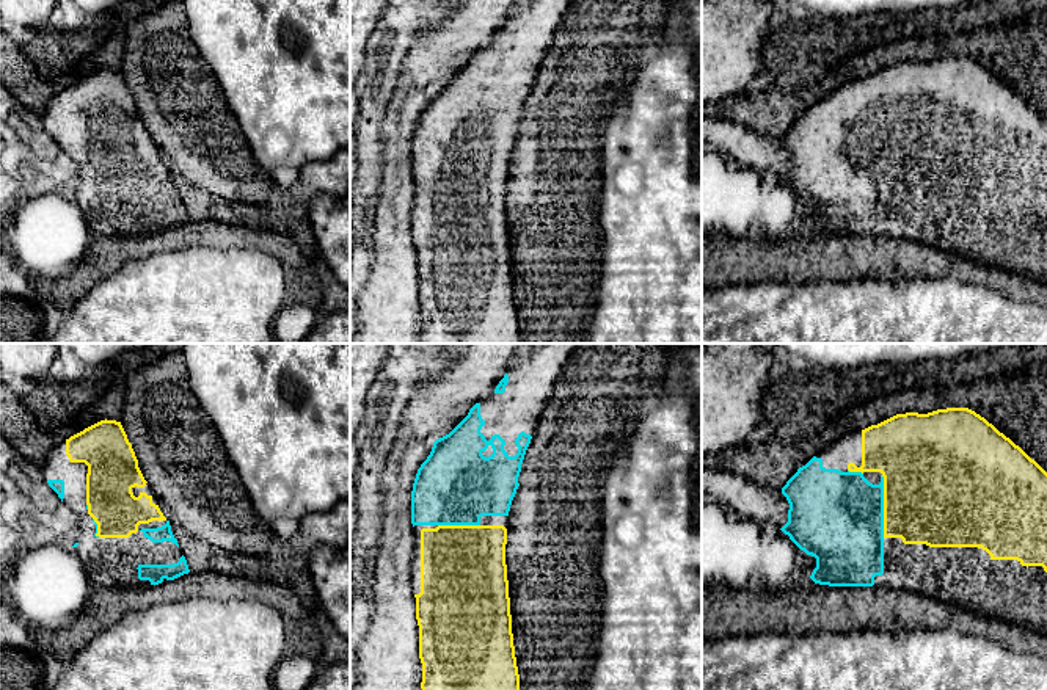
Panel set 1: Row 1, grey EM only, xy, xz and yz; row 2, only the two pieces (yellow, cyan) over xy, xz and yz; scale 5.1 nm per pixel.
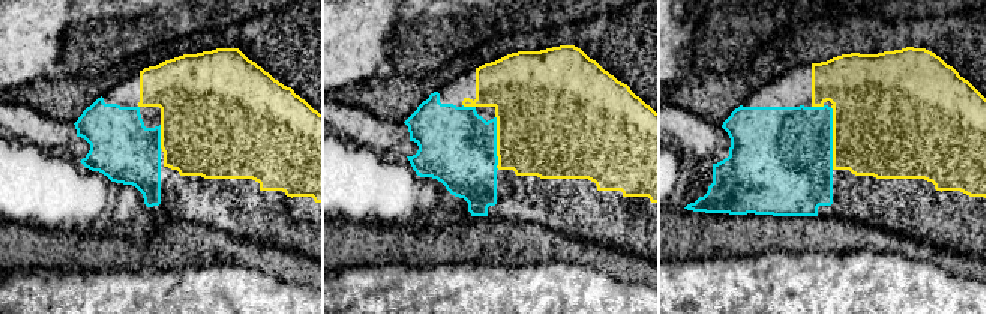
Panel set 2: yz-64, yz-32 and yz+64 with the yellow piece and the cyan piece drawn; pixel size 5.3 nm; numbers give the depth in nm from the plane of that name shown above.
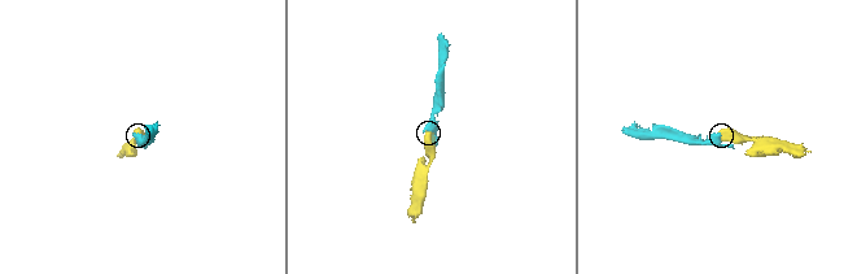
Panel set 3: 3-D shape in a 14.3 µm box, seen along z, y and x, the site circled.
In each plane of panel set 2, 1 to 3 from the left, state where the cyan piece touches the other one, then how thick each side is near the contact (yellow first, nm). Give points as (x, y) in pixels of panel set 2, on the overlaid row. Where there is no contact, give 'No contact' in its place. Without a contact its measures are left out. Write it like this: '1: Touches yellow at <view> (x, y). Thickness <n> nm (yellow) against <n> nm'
1: Touches yellow at yz-64 (161, 137). Thickness 500 nm (yellow) against 340 nm
2: Touches yellow at yz-32 (497, 143). Thickness 480 nm (yellow) against 420 nm
3: Touches yellow at yz+64 (833, 138). Thickness 500 nm (yellow) against 480 nm

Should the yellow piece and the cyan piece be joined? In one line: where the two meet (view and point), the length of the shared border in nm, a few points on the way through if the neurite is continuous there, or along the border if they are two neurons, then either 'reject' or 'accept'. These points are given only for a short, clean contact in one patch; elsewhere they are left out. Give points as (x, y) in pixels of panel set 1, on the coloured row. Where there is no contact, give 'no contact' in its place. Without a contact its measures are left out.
meets yellow in yz at (884, 507); contact 320 nm long; accept

